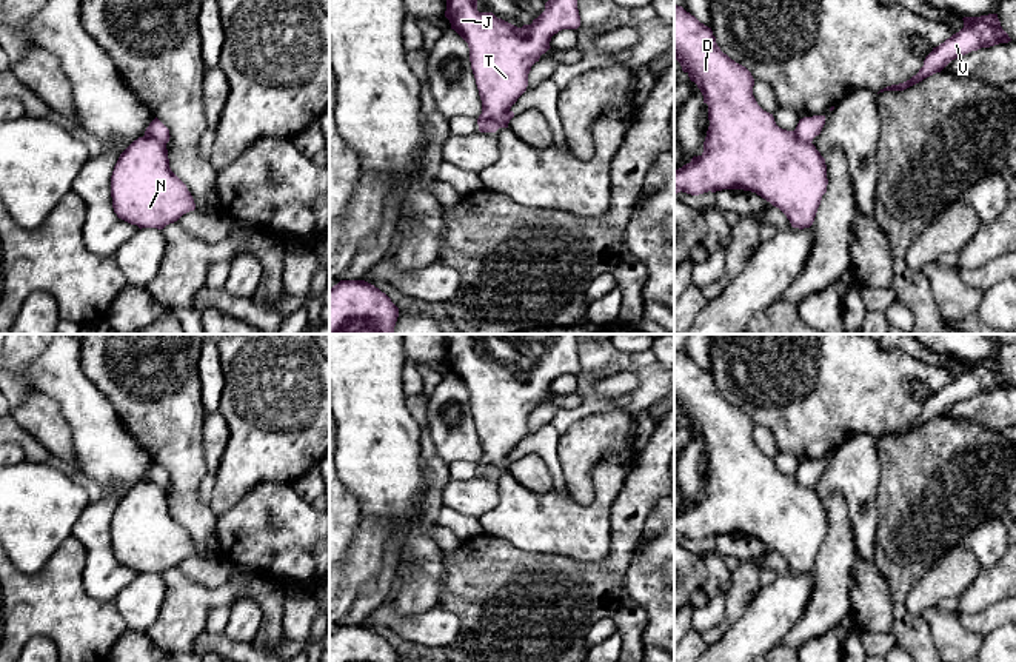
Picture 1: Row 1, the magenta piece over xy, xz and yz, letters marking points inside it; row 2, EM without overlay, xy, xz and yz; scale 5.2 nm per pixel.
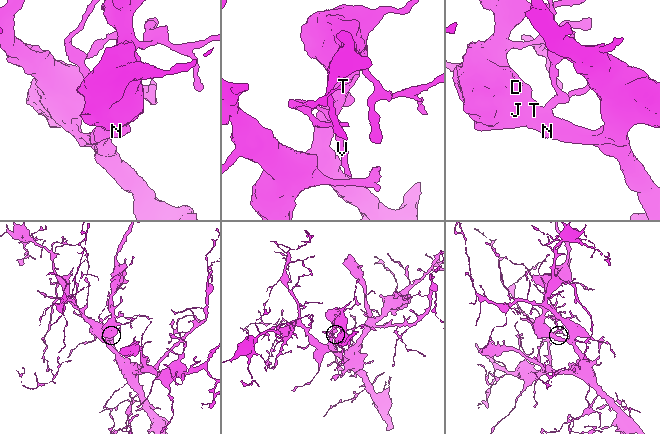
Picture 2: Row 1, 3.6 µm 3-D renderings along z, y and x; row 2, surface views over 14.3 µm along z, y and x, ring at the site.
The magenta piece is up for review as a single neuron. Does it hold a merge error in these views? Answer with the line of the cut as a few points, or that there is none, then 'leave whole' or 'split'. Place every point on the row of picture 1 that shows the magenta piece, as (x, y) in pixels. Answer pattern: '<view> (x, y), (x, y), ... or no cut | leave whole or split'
xy (145, 134), (154, 136), (165, 145) | split

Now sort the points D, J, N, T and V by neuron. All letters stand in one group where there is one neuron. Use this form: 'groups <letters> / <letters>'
groups D J N T / V

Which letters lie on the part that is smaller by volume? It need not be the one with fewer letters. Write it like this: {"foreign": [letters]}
{"foreign": ["V"]}

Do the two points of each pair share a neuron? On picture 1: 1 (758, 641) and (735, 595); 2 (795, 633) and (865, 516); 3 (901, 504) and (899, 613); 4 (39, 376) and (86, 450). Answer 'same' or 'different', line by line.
1: different
2: different
3: same
4: same

